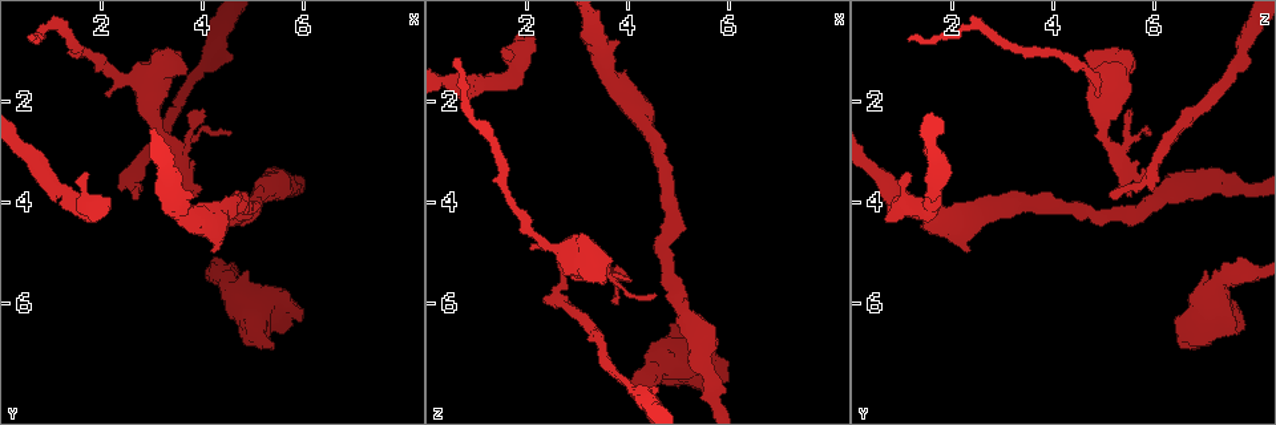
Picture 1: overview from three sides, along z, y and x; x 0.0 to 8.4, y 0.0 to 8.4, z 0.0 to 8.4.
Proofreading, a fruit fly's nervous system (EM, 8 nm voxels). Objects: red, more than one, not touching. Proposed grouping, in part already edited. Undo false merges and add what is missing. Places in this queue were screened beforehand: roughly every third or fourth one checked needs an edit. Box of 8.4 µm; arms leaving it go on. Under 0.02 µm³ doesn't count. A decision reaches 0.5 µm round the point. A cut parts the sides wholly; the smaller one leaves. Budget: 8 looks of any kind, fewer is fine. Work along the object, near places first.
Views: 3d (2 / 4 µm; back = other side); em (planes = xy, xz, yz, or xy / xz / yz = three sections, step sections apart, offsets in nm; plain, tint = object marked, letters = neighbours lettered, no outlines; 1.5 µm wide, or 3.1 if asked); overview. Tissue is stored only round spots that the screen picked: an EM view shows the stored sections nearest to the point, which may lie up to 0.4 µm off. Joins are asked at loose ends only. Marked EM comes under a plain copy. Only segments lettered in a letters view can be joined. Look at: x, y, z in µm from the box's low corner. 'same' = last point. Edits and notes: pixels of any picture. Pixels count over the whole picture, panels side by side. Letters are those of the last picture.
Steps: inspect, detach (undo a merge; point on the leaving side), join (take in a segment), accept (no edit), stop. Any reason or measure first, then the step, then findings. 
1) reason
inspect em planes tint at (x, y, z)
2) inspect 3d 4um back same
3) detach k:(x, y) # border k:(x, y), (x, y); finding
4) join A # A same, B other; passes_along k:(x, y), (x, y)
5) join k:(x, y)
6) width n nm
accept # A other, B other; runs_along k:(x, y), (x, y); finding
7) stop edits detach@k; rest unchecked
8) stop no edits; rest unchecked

free end
inspect em yz step 4 letters at (4.20, 5.00, 2.30)

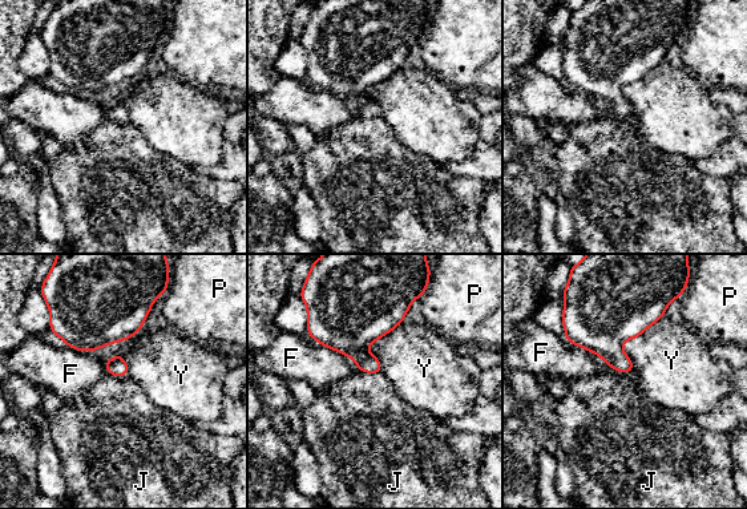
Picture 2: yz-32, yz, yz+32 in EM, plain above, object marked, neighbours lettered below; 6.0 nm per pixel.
accept # F other, J other, P other, Y other; border 2:(358, 367), (364, 372), (382, 372); none of them fits

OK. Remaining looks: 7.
stops while still wide
inspect em planes letters at (5.35, 6.85, 6.55)

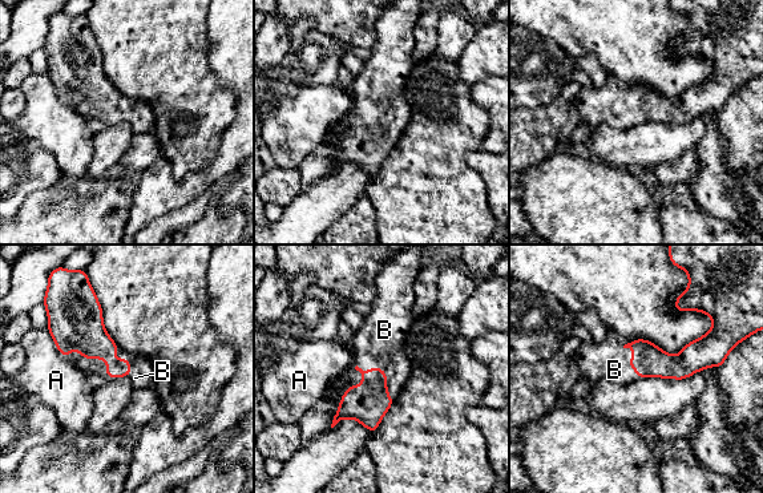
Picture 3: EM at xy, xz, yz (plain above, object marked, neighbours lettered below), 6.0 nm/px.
join B # A other, B same; passes_along 3:(367, 403), (386, 387), (375, 347); it goes on there

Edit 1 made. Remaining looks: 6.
long arm stops here
inspect em yz step 4 letters at (0.60, 0.75, 1.15)

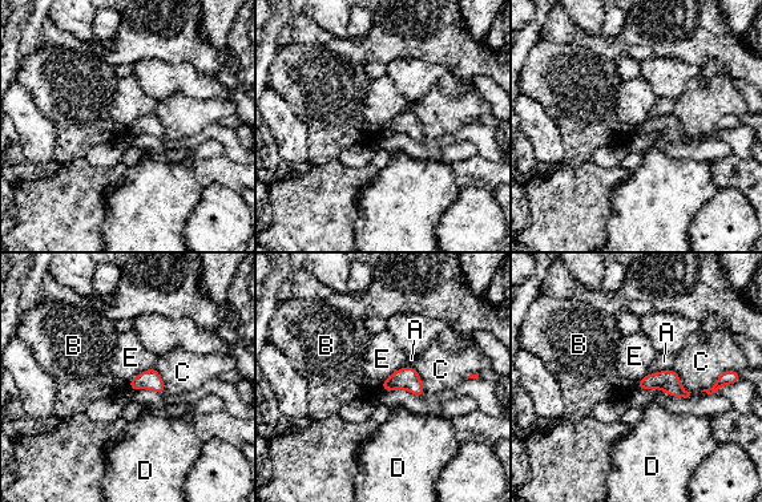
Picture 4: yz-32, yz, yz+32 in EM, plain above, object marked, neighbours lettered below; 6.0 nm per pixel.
accept # A other, B other, C other, D other, E other; border 4:(154, 367), (137, 373), (128, 383); no lettered segment goes on from it

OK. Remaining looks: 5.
stop edits join@3; rest unchecked

